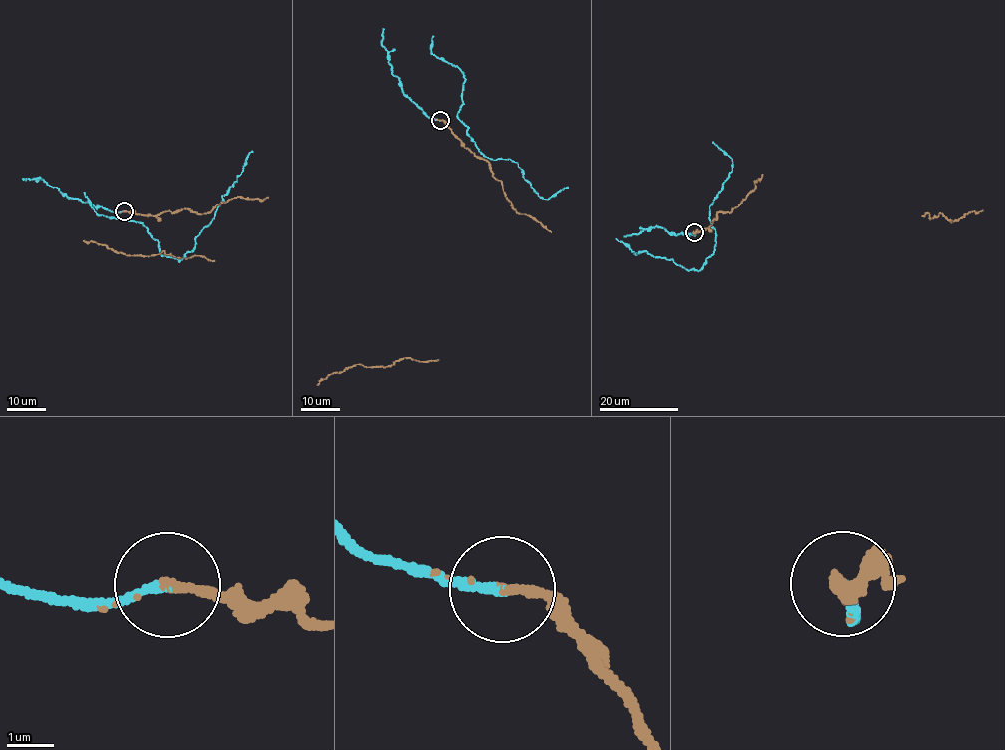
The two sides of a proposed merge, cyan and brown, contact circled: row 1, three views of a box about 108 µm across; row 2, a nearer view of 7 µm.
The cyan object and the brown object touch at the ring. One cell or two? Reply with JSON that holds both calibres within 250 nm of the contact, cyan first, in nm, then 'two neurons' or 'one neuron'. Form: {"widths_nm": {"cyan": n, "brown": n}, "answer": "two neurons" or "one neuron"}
{"widths_nm": {"cyan": 200, "brown": 140}, "answer": "one neuron"}

